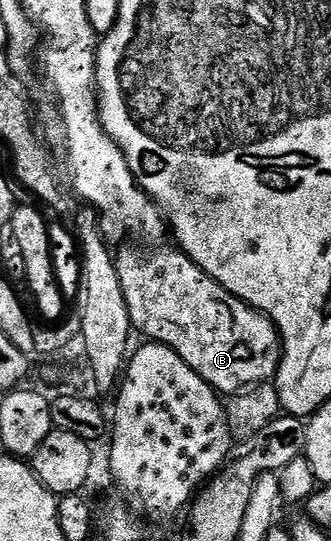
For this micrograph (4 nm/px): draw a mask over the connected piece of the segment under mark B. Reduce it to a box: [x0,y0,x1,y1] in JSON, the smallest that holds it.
[115,249,282,395]

